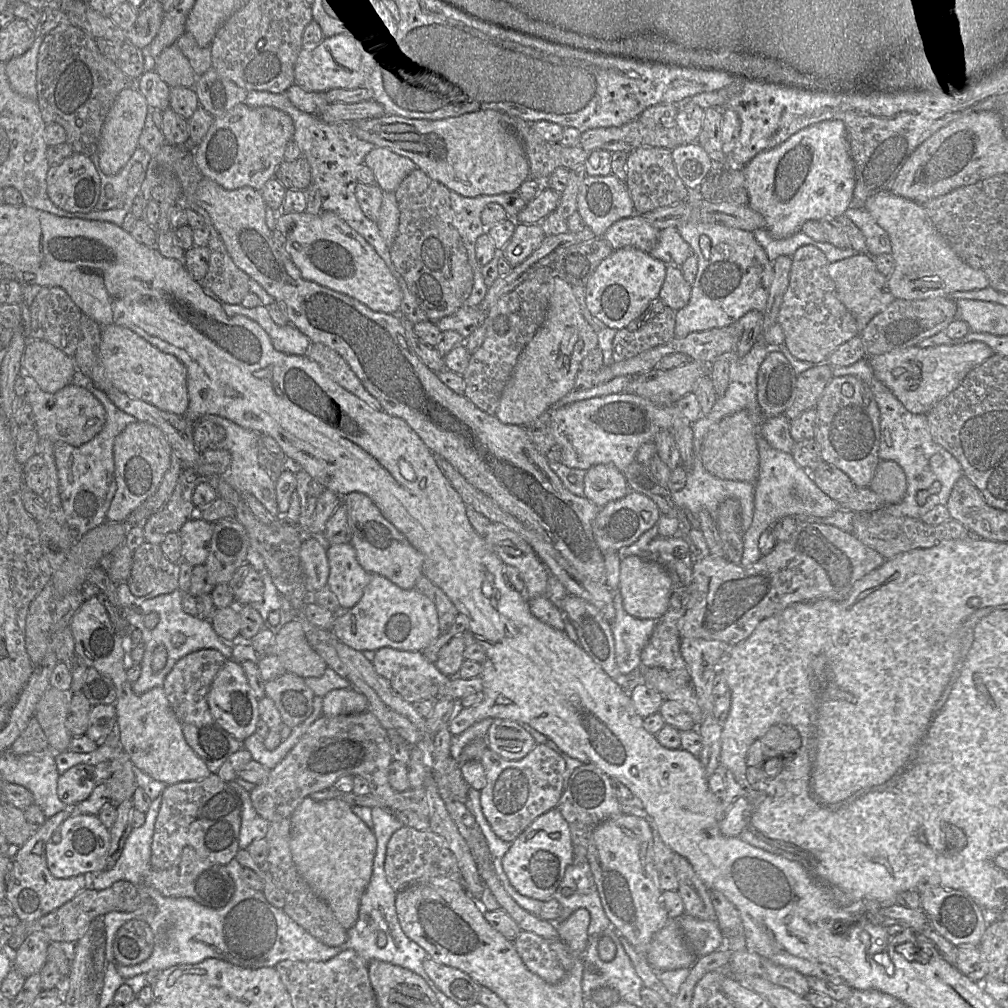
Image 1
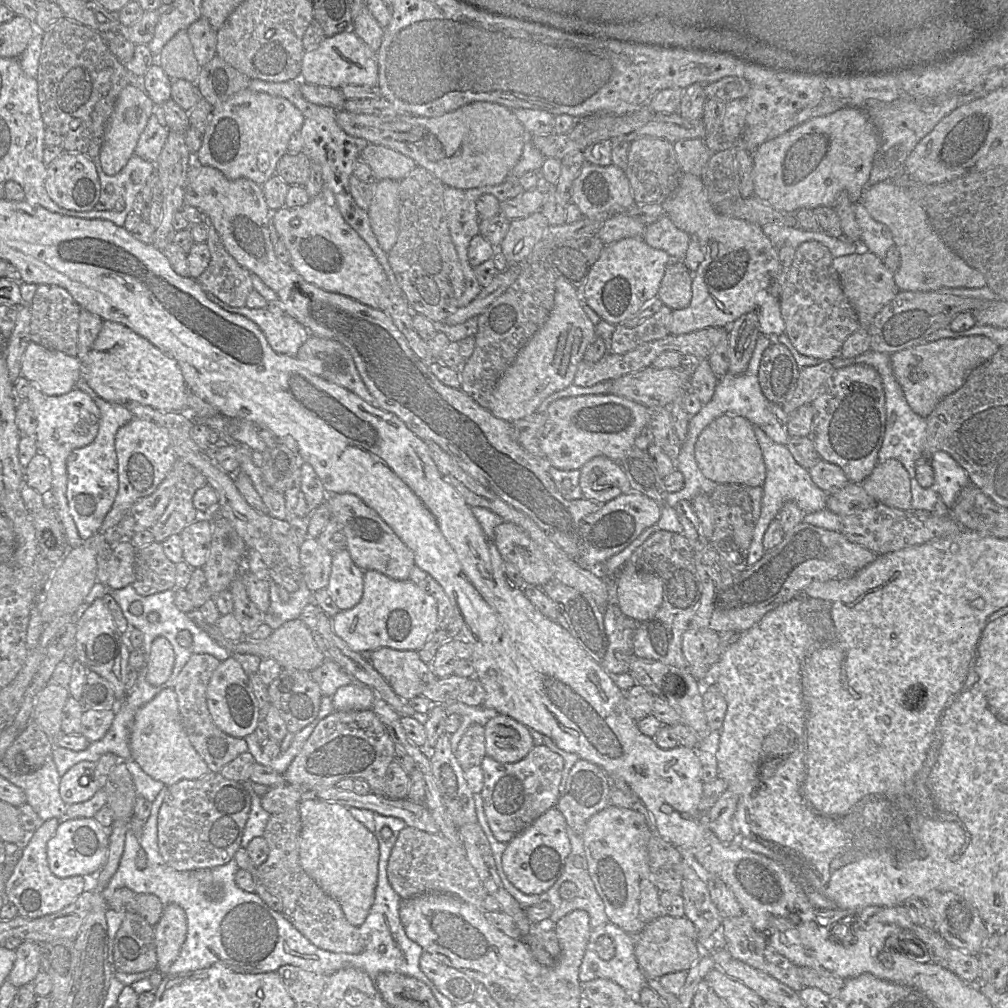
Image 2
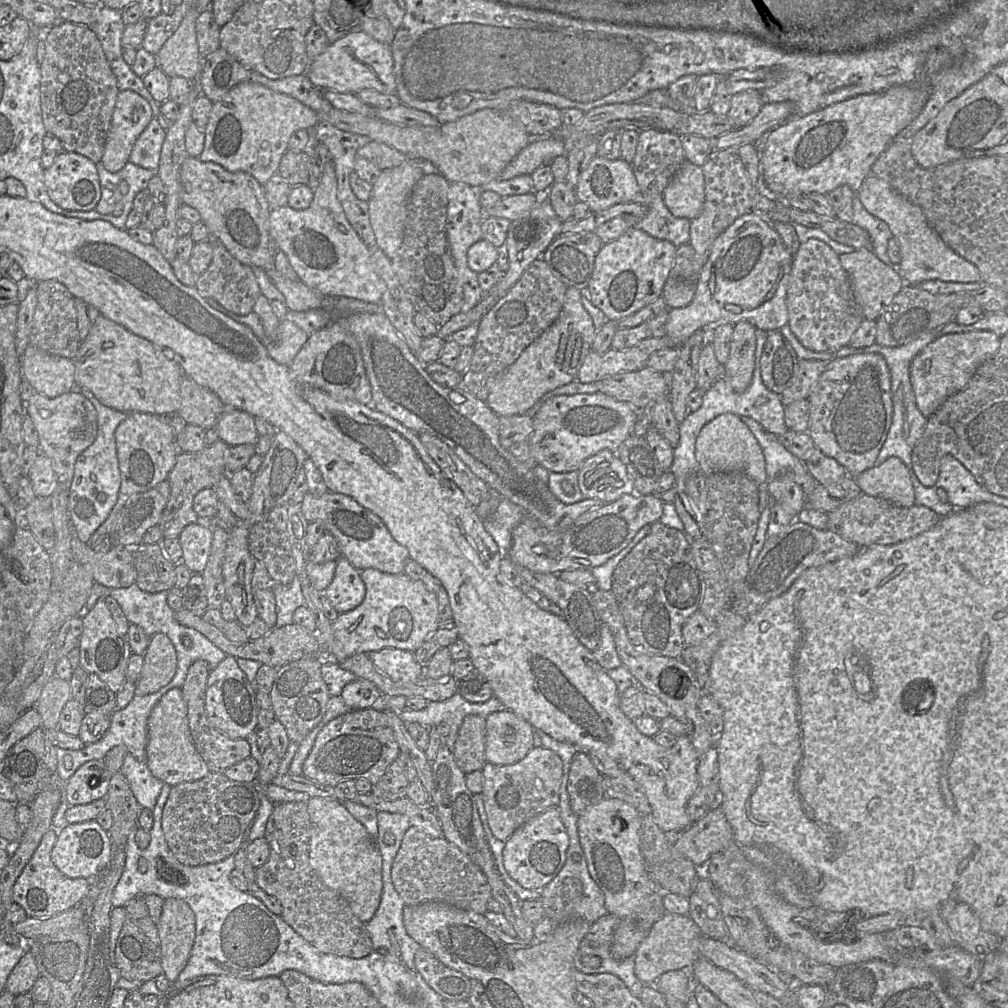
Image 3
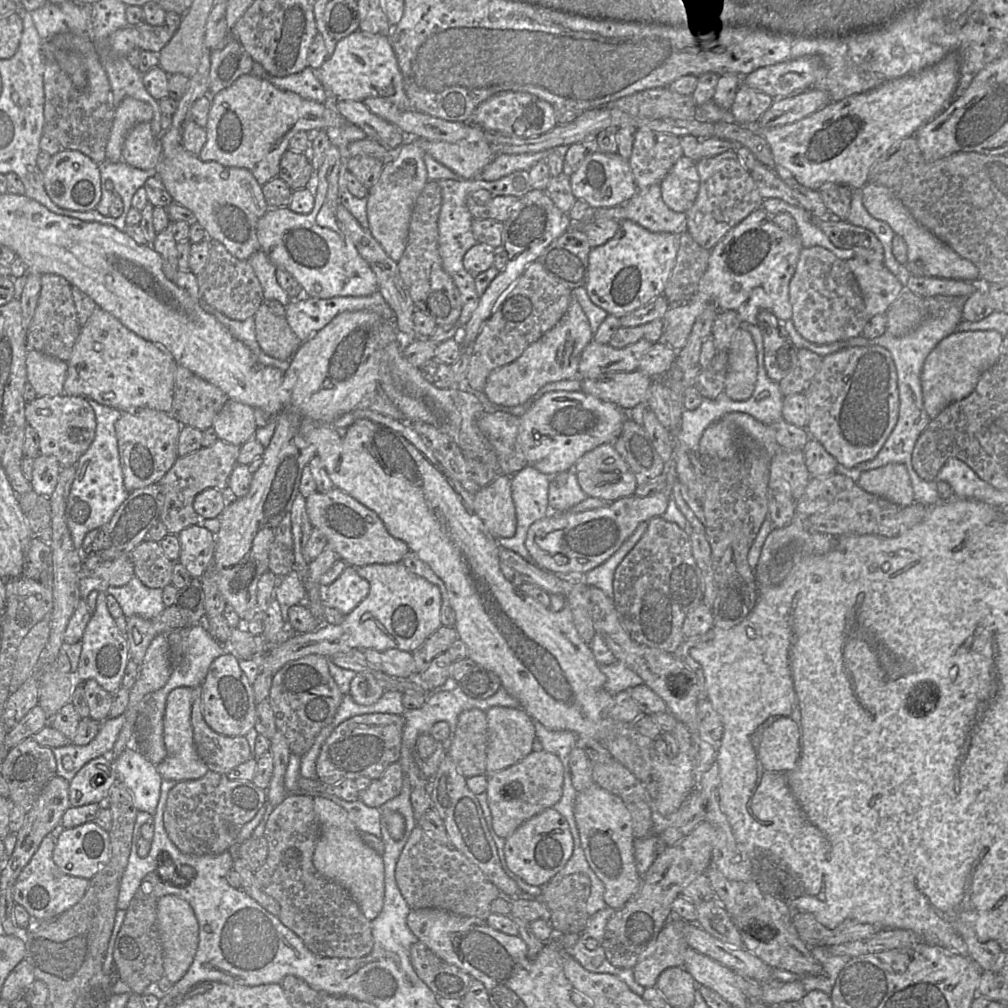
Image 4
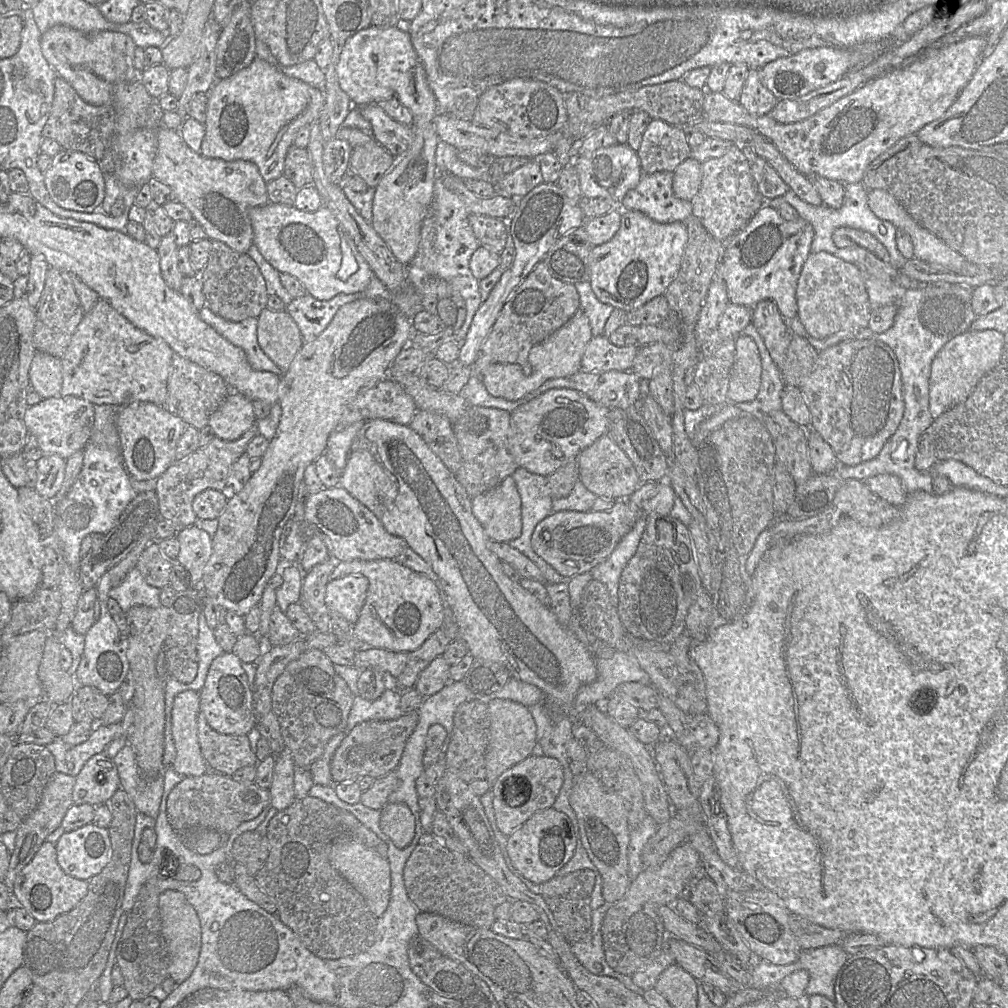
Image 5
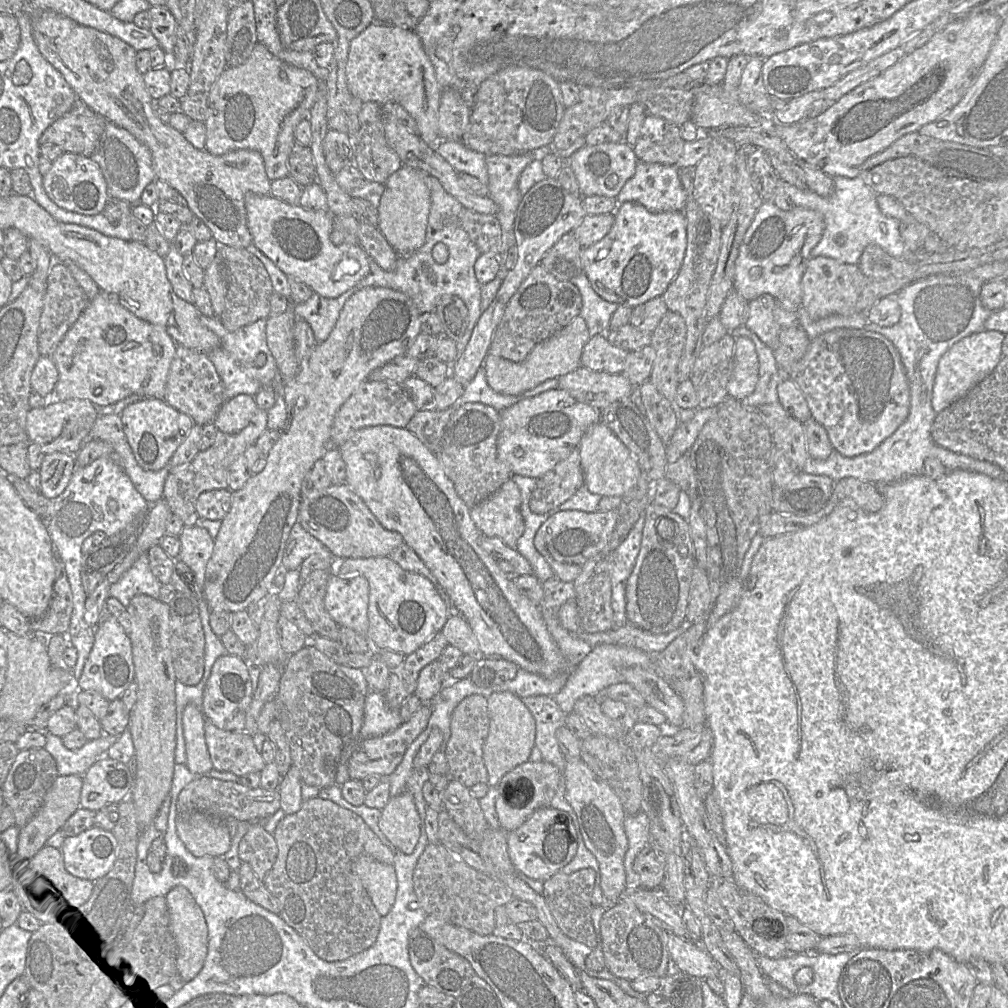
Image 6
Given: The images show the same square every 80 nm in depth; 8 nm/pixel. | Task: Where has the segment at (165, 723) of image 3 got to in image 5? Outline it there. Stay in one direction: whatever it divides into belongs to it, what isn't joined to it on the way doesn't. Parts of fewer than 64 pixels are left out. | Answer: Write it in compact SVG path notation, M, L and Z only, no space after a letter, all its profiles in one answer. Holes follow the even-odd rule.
M185 690L176 695L171 713L171 731L176 749L172 768L184 777L198 777L210 771L197 734L200 692Z

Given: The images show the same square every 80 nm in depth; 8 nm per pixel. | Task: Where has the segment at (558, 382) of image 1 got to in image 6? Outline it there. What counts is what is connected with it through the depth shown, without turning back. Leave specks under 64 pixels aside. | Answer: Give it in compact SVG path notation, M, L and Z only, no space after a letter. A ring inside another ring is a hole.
M579 315L554 335L537 344L522 362L513 362L488 353L483 362L486 381L497 393L521 394L548 379L559 378L579 367L583 348L590 338L586 321Z

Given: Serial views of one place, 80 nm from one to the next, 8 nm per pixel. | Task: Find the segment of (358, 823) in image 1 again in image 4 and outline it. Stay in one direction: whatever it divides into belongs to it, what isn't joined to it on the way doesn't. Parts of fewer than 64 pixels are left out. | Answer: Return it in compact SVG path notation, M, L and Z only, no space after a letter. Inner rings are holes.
M322 796L314 797L313 803L321 825L321 834L313 853L313 865L325 878L344 887L357 902L363 915L372 921L384 904L383 858L363 842L361 832L344 808Z

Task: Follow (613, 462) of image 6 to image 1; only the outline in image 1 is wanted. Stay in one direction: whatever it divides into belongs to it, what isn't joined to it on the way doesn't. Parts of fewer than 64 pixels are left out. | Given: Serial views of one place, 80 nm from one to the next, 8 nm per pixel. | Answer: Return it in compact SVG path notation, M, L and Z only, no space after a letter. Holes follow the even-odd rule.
M594 465L585 473L584 497L599 508L623 498L630 491L624 472L613 465Z

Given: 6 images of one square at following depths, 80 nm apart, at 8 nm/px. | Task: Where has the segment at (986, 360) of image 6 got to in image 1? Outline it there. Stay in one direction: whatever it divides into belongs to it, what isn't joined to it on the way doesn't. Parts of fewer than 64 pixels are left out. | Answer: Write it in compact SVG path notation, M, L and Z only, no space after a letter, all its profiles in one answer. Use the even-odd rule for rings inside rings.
M974 341L962 345L918 346L866 356L878 381L912 414L928 414L941 399L954 391L967 374L994 354L985 343Z

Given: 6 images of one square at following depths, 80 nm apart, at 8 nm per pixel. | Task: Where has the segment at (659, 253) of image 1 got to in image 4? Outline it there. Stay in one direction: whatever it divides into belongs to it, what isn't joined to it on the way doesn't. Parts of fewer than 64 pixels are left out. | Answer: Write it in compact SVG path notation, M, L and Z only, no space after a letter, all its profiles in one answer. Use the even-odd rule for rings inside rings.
M660 184L638 190L627 202L619 206L625 209L625 219L651 232L681 235L687 231L687 214L675 212L665 204Z

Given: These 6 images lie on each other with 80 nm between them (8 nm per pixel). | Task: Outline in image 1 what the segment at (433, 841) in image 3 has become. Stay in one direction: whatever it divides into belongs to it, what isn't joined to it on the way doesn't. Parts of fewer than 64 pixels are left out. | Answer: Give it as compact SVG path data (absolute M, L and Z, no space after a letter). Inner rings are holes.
M403 826L395 831L388 841L384 863L386 878L397 892L417 883L424 883L435 877L444 877L459 883L465 889L465 881L453 852L446 840L430 831L420 831Z

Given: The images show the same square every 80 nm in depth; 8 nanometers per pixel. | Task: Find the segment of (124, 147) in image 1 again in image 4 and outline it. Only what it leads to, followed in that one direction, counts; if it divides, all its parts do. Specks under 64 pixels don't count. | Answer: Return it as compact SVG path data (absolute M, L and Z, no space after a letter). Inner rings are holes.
M132 97L124 98L116 107L113 125L106 146L106 160L122 161L122 148L129 131L139 123L150 122L153 111L149 104Z

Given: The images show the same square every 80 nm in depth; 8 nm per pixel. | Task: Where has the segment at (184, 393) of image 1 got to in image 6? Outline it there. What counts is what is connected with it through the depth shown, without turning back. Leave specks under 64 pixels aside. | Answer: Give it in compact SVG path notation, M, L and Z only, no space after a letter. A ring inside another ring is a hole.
M100 291L51 356L59 378L49 398L87 399L96 407L114 404L132 394L164 400L176 345L161 326L139 319L118 302L116 295Z

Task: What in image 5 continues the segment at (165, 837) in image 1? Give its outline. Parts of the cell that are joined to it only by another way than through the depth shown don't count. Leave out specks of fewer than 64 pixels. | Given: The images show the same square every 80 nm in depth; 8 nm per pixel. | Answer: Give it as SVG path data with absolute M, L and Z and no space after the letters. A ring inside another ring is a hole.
M208 773L198 777L185 777L169 793L166 803L167 819L172 829L179 835L195 828L208 828L229 835L238 826L256 818L265 808L271 806L269 789L262 789L255 783L241 783L222 773Z

